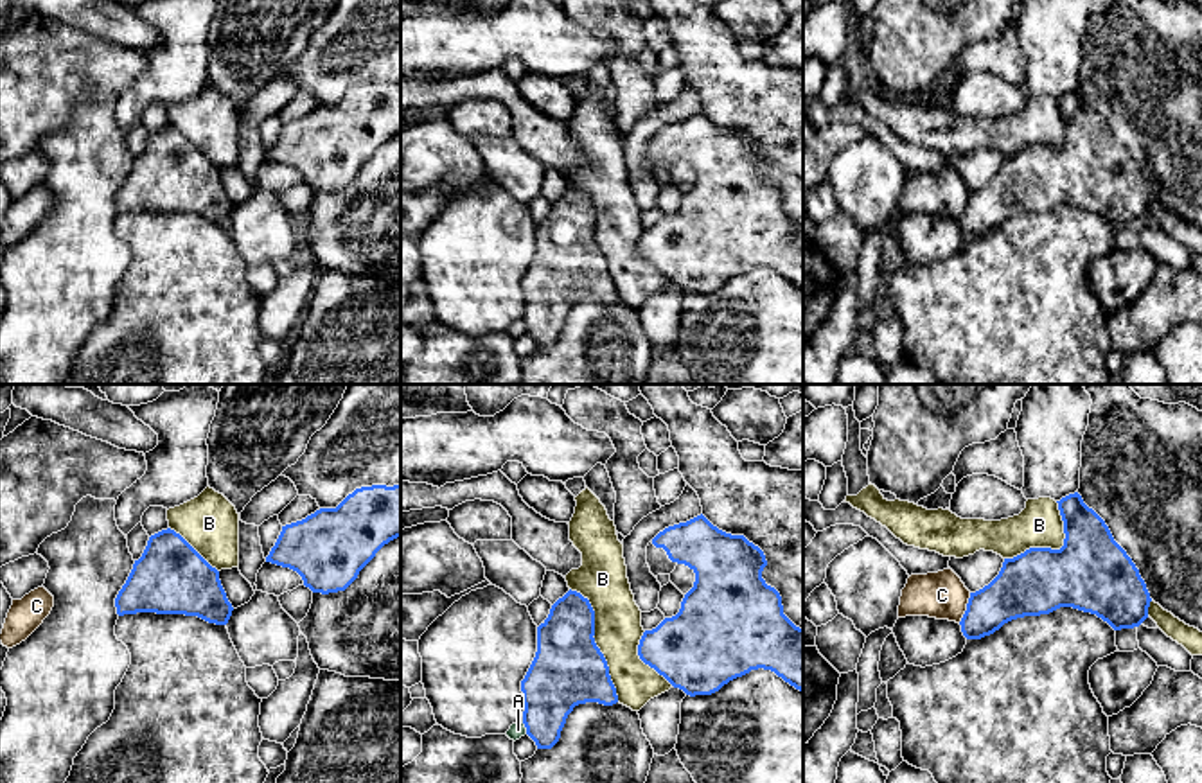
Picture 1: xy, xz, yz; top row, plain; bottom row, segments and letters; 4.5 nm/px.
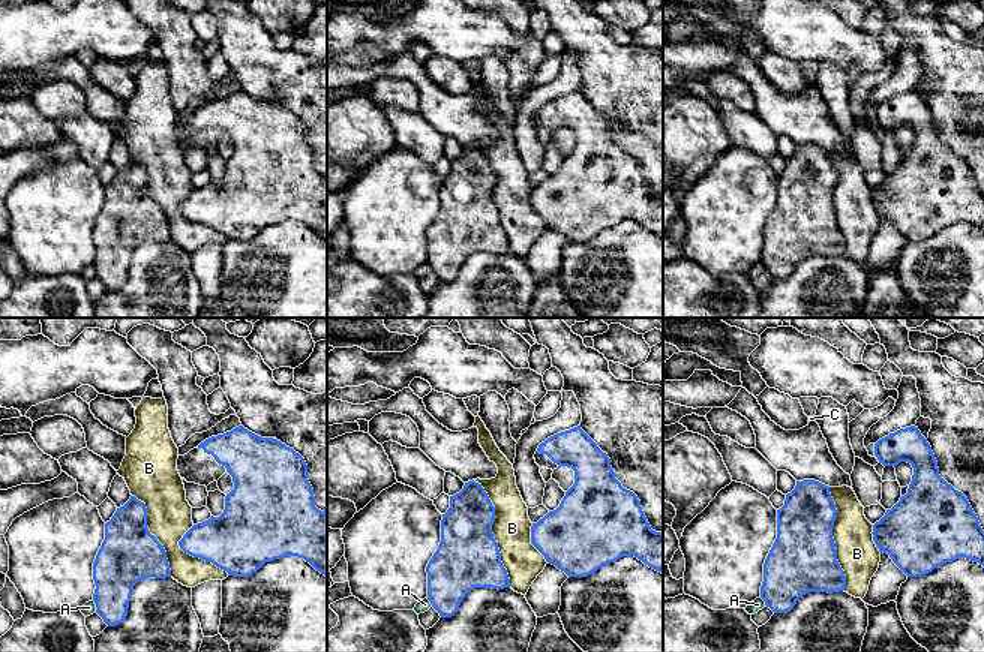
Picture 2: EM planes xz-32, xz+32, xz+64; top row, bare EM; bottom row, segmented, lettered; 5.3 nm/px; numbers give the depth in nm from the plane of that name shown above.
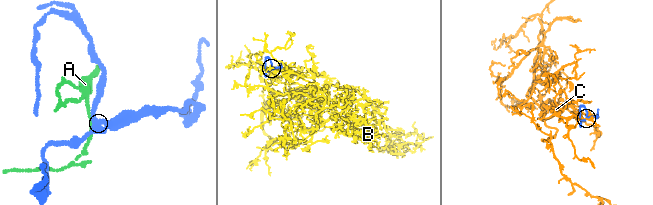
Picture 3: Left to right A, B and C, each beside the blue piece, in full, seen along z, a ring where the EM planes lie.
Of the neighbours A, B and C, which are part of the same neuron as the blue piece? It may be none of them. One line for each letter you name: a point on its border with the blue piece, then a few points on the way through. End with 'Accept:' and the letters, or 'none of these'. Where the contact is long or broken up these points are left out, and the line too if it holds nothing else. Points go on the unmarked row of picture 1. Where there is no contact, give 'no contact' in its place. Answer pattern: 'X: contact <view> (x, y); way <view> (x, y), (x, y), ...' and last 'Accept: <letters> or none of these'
Accept: none of these

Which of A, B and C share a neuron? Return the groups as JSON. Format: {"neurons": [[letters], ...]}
{"neurons": [["A"], ["B"], ["C"]]}

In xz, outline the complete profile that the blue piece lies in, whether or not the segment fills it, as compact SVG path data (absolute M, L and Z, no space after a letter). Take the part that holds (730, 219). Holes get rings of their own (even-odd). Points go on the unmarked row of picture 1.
M701 111L659 129L647 144L647 162L654 174L685 162L695 171L695 180L676 214L643 230L638 253L645 262L690 295L711 293L758 266L803 289L803 226L783 212L780 190L762 176L767 158L758 144L719 128Z

